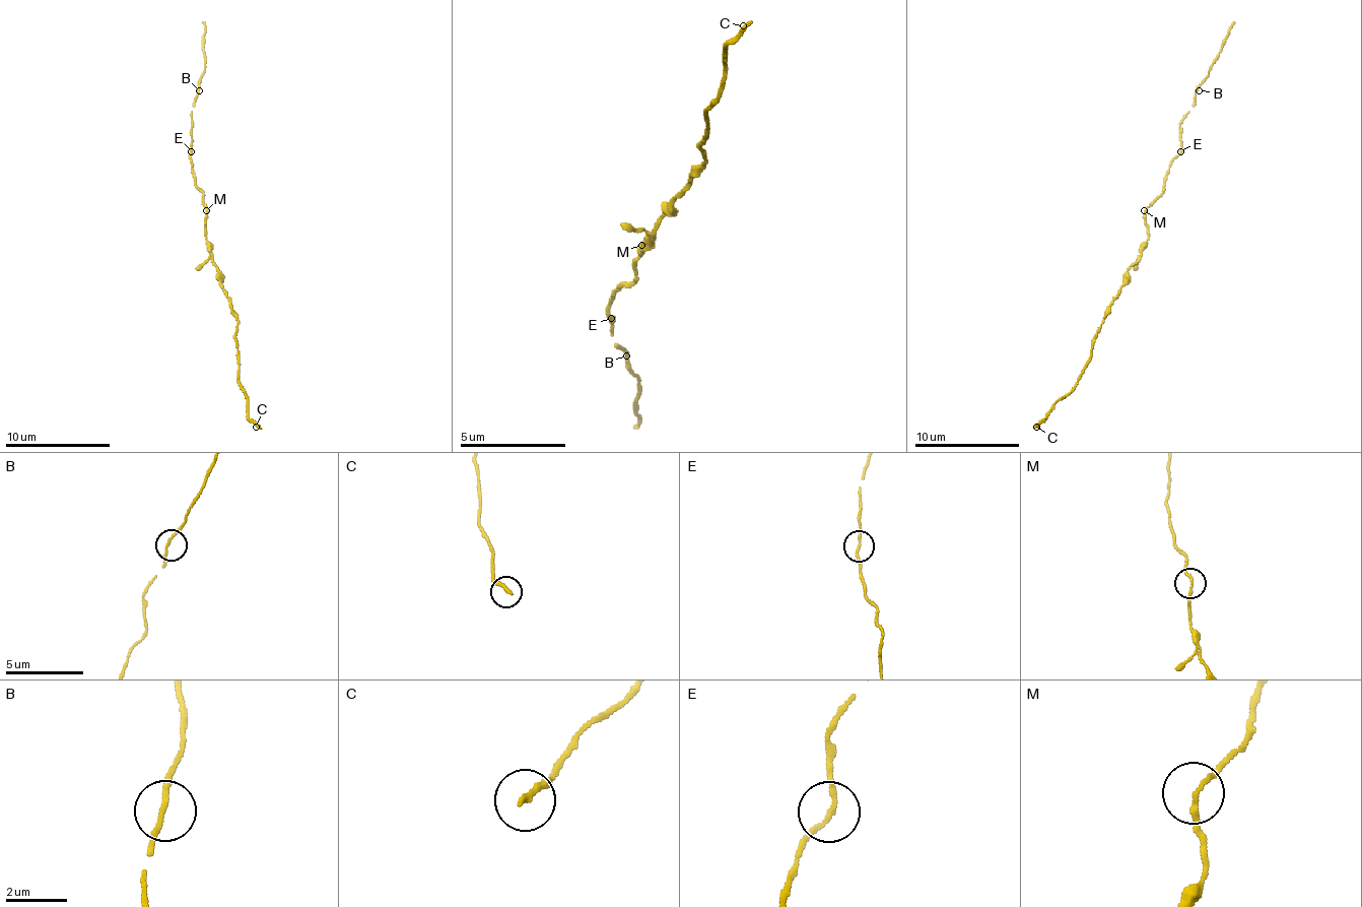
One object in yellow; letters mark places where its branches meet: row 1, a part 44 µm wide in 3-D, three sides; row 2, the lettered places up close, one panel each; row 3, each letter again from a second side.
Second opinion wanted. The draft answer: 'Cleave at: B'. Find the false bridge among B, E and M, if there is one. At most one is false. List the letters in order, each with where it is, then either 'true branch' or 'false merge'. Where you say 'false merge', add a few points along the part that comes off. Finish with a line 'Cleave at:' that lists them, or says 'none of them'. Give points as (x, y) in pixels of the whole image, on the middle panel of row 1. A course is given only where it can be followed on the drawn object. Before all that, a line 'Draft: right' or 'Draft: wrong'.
Draft: wrong
B: place (626, 355); true branch
E: place (611, 318); true branch
M: place (641, 245); true branch
Cleave at: none of them

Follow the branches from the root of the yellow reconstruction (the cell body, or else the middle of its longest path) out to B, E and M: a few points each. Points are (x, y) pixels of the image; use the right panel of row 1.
B: (1149, 235), (1146, 208), (1162, 193), (1169, 162), (1180, 151), (1180, 120), (1194, 107), (1199, 90)
E: (1149, 235), (1146, 208), (1162, 193), (1169, 162), (1180, 151)
M: (1149, 235), (1144, 211)

